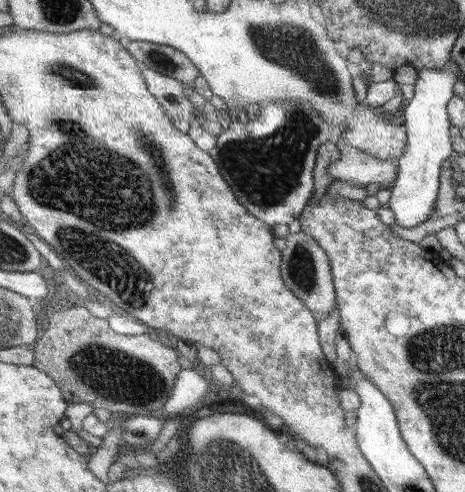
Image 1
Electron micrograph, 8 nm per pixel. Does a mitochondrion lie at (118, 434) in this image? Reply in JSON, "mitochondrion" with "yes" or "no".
{"mitochondrion":"no"}

